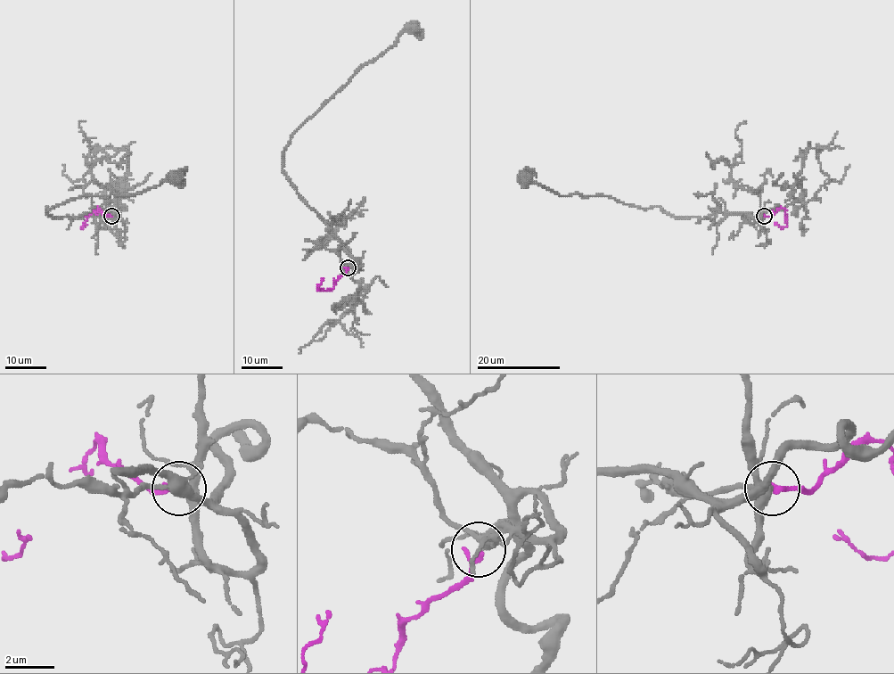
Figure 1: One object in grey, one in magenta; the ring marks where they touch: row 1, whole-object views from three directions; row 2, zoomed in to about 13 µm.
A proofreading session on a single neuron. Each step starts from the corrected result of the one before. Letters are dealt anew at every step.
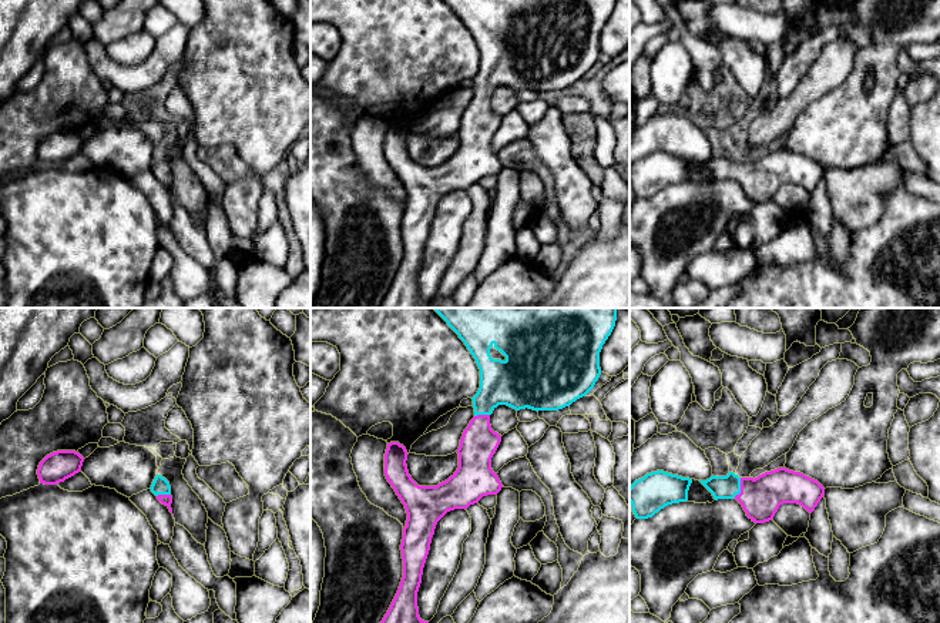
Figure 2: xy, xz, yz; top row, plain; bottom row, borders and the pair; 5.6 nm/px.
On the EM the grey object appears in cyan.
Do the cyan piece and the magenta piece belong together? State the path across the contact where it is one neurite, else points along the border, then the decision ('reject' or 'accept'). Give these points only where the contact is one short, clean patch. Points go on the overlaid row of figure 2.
way yz (728, 486), (739, 488), (761, 498); accept

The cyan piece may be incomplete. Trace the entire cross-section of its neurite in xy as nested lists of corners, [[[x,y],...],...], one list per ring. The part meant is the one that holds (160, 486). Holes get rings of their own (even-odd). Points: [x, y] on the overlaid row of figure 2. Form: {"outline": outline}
{"outline": [[[157,475],[150,489],[157,496],[157,499],[162,505],[165,505],[172,513],[172,509],[171,509],[172,496],[171,496],[169,482],[161,475]]]}

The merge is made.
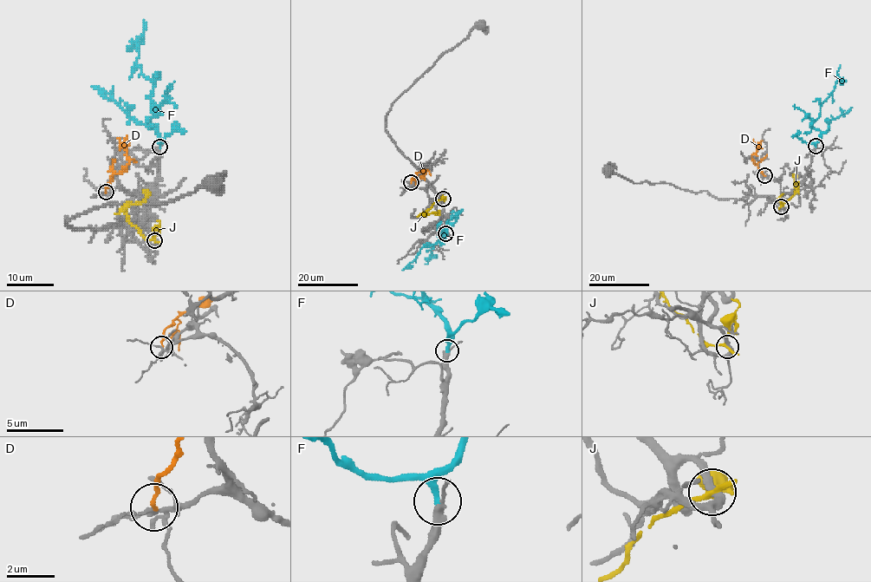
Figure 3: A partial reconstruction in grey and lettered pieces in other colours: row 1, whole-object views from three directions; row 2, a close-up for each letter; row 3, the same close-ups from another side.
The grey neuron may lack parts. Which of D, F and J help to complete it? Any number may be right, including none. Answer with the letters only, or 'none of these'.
F

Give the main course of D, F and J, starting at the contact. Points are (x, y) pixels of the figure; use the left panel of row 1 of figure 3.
D: (106, 192), (106, 186), (114, 174), (121, 172), (129, 161), (125, 146), (116, 139)
F: (159, 147), (161, 140), (150, 117), (154, 110), (152, 81), (137, 62), (138, 38), (144, 20)
J: (154, 240), (140, 234), (124, 210), (145, 199), (144, 189)

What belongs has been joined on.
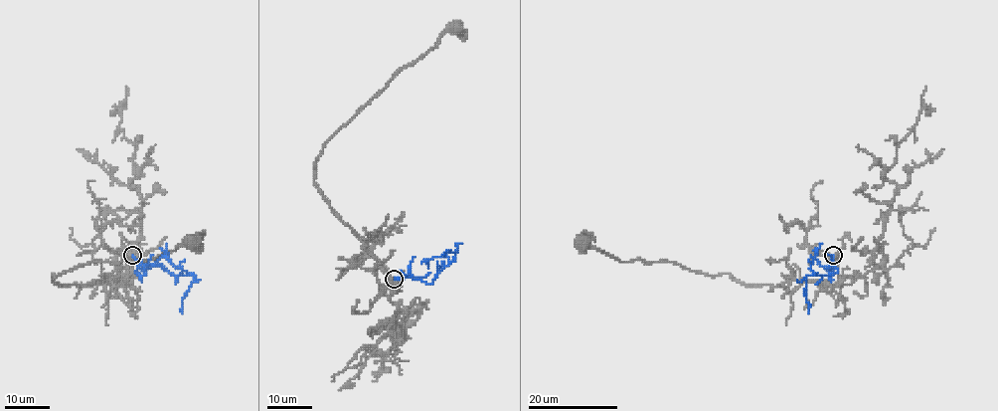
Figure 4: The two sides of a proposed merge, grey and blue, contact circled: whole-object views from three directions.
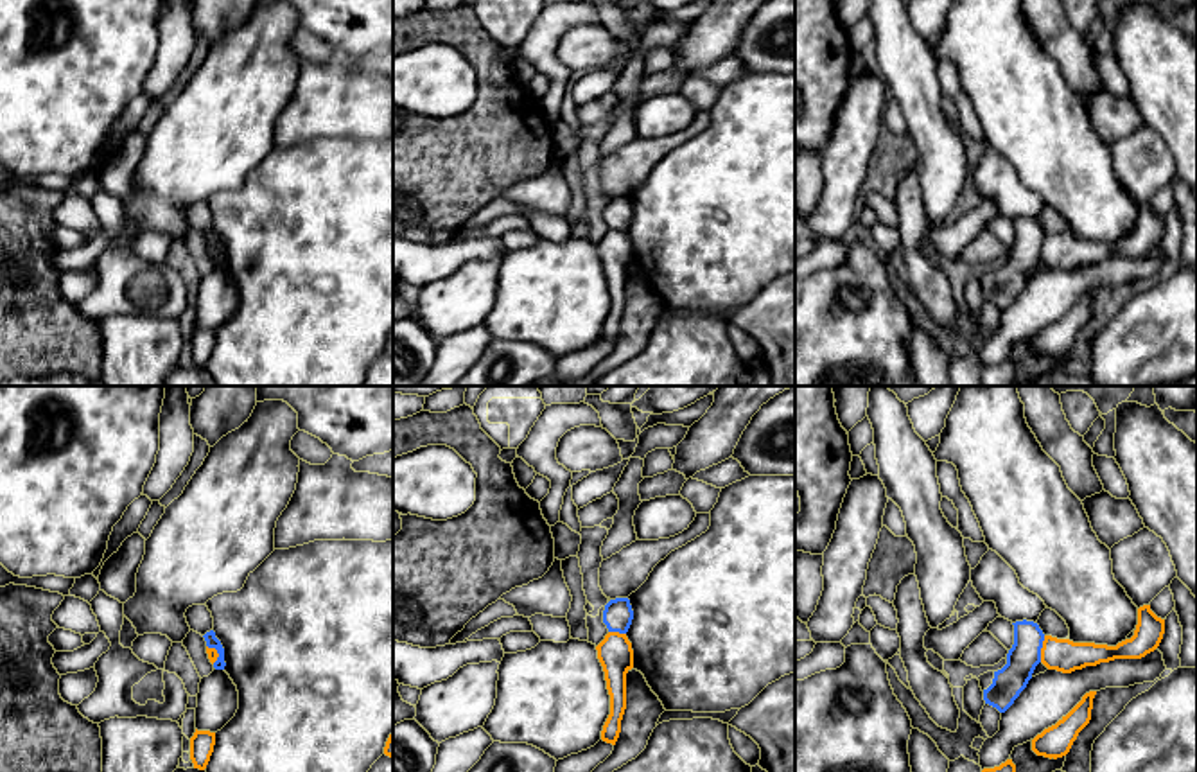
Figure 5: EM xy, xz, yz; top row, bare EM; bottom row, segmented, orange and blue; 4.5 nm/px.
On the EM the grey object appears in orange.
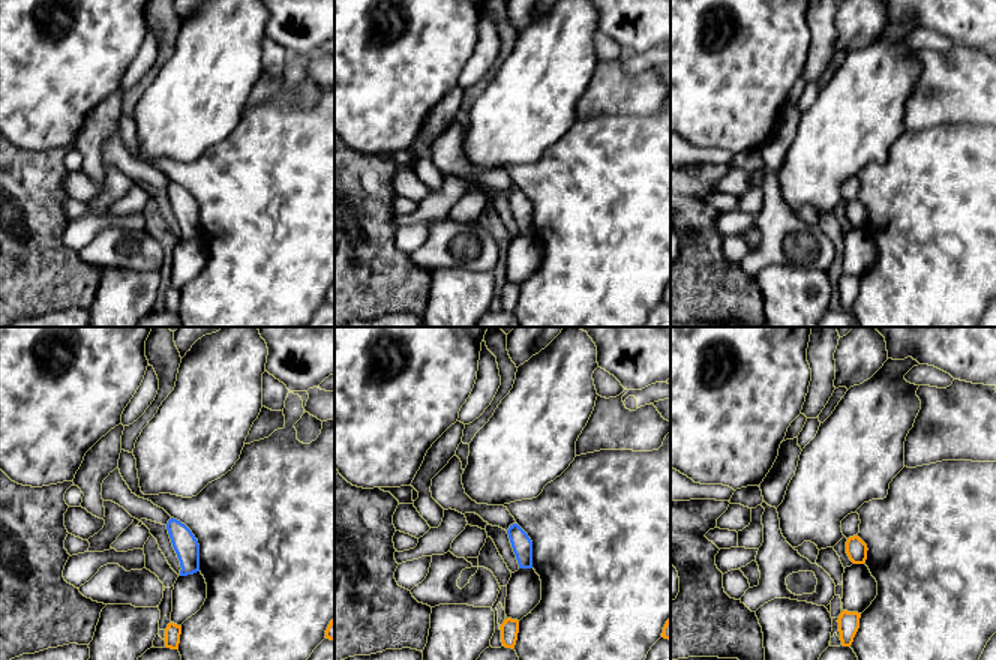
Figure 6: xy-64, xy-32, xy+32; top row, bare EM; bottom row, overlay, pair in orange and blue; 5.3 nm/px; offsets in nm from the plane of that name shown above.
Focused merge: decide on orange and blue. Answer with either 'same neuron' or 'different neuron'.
different neuron

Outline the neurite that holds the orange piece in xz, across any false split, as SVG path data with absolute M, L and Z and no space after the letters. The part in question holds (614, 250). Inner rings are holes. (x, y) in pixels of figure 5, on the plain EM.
M608 230L596 244L610 293L610 312L603 323L601 338L616 343L626 307L626 271L633 266L633 248L626 232Z

